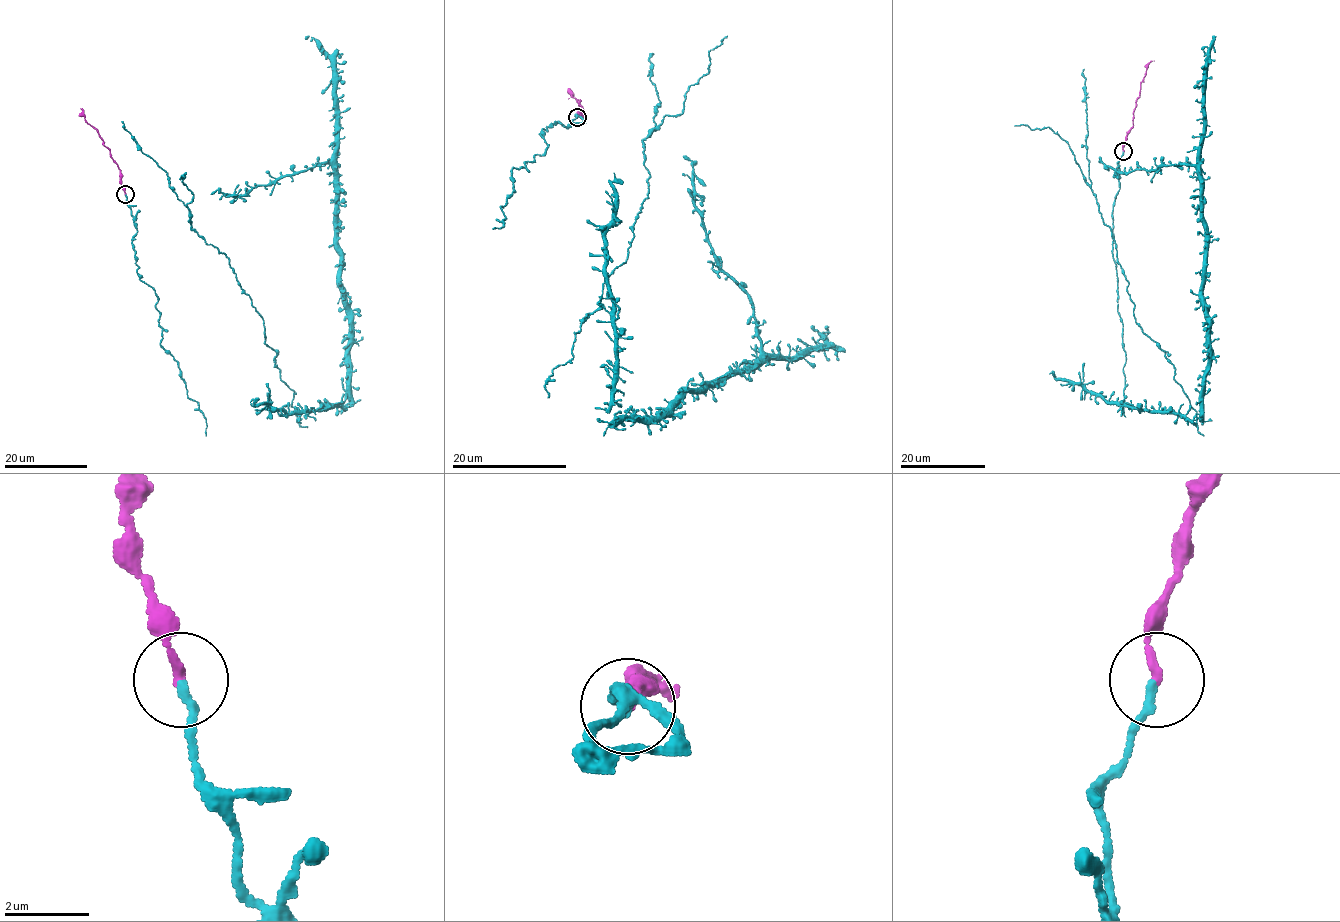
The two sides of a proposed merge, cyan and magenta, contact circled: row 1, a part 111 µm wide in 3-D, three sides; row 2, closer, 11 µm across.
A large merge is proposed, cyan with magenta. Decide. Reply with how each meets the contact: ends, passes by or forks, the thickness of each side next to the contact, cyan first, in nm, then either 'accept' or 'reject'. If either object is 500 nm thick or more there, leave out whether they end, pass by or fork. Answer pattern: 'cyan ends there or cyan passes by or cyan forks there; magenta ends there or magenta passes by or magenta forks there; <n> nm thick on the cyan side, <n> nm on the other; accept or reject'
cyan ends there; magenta ends there; 190 nm thick on the cyan side, 200 nm on the other; accept

